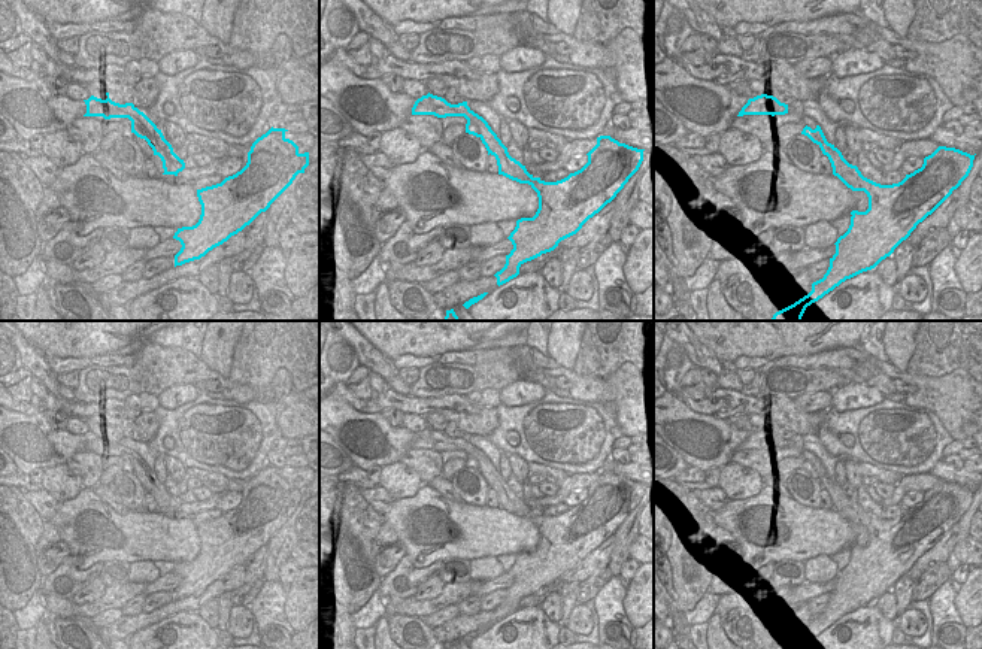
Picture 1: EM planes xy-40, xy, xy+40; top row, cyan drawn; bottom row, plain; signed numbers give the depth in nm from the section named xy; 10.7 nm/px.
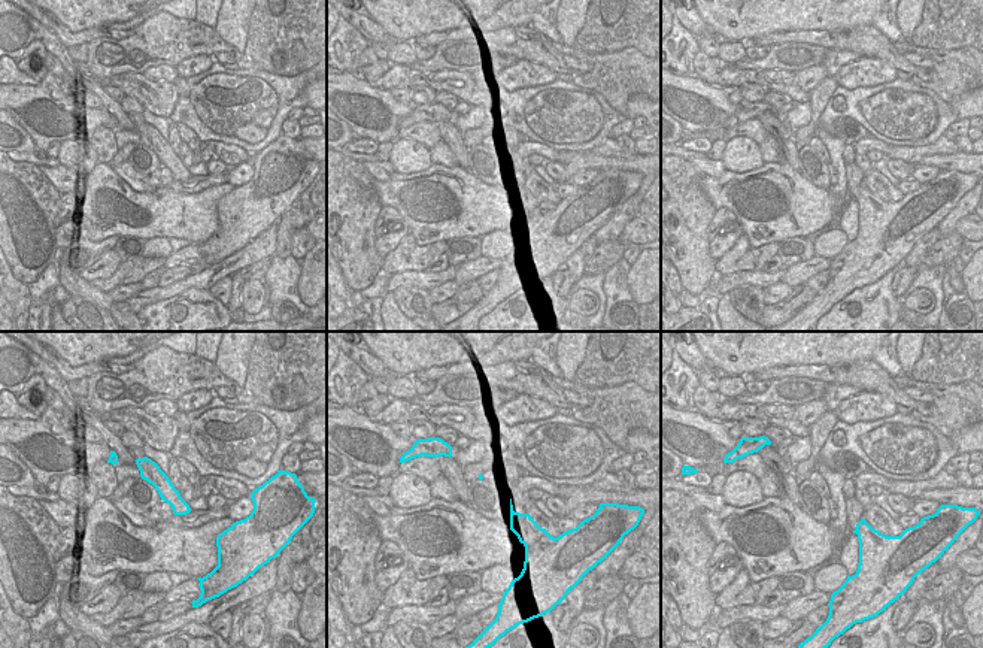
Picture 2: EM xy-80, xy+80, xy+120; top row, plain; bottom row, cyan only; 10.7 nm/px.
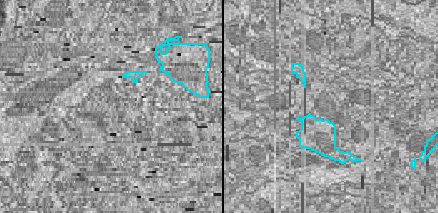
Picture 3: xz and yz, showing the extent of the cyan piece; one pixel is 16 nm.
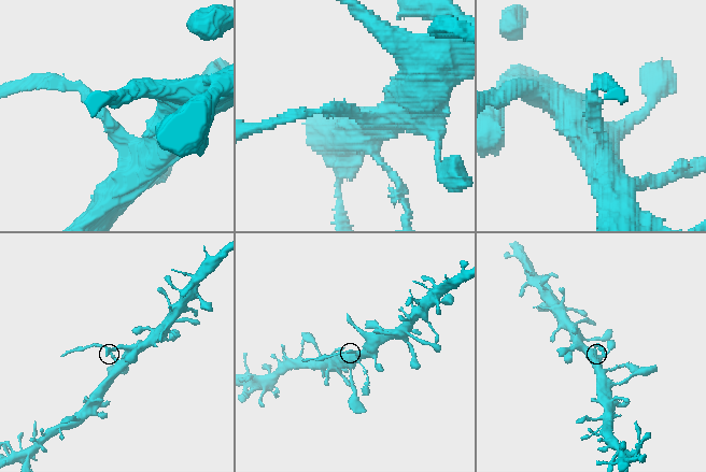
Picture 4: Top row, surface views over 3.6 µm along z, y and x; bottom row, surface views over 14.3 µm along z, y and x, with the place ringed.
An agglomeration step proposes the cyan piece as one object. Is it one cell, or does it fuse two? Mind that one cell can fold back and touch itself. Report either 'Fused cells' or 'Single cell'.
Fused cells.

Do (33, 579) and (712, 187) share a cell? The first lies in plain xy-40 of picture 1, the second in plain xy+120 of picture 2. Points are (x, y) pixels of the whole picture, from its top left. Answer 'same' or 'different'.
different

